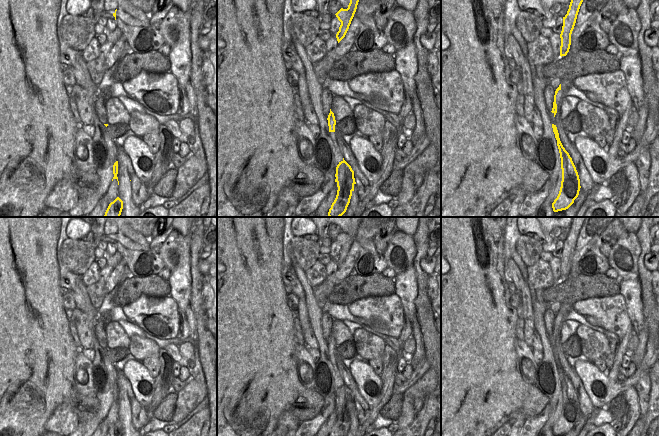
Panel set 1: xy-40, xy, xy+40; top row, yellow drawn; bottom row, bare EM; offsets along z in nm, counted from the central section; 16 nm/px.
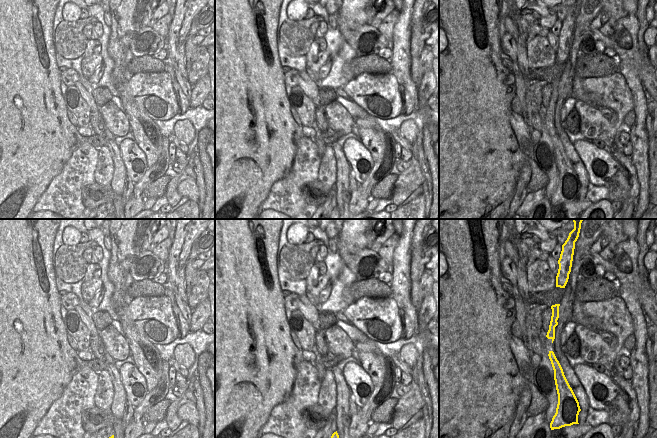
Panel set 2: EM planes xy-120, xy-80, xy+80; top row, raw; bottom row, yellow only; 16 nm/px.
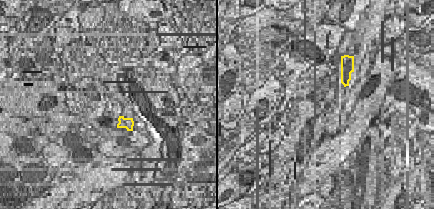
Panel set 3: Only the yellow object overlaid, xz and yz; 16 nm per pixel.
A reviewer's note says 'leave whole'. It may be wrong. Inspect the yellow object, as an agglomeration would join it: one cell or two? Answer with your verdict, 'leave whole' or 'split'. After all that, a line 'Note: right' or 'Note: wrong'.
leave whole
Note: right

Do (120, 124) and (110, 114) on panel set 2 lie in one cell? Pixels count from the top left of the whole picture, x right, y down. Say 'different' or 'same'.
same

